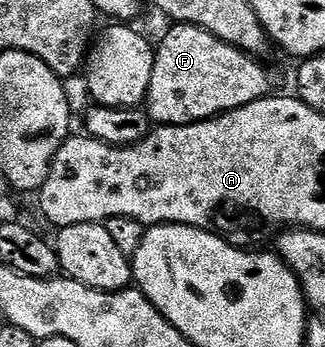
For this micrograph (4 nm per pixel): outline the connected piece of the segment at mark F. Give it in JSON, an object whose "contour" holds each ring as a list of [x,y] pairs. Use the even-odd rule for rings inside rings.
{"contour":[[[175,23],[170,27],[154,46],[155,62],[145,100],[146,116],[156,126],[195,125],[268,96],[271,81],[255,66],[254,56],[234,49],[196,25]]]}

